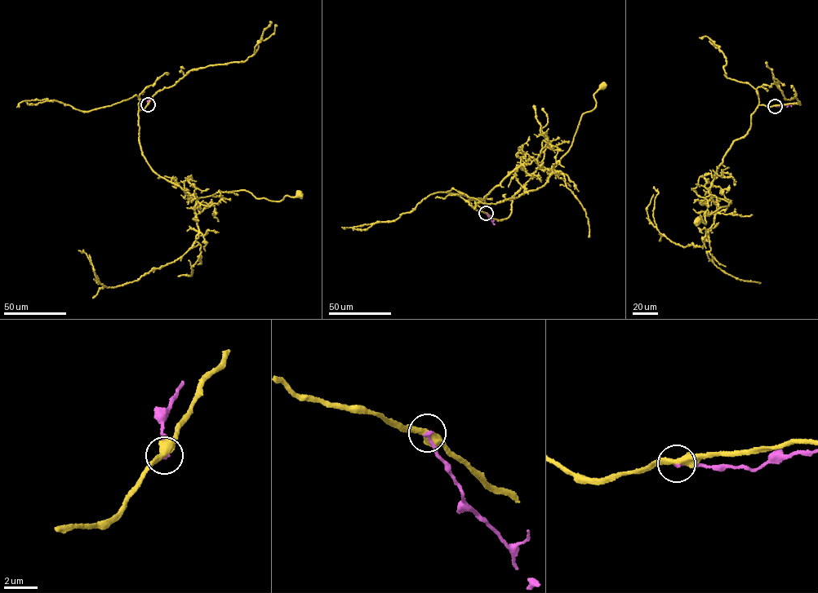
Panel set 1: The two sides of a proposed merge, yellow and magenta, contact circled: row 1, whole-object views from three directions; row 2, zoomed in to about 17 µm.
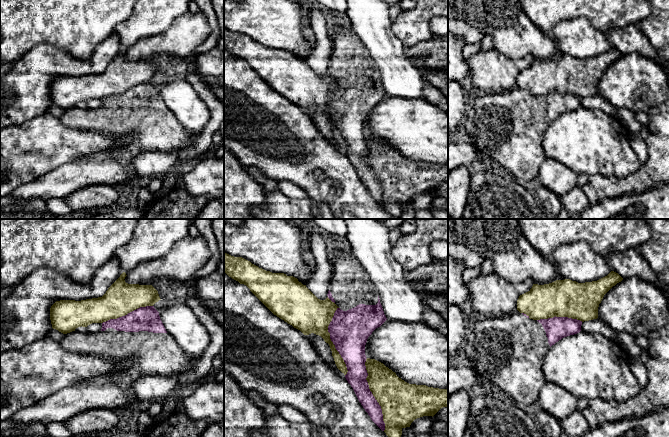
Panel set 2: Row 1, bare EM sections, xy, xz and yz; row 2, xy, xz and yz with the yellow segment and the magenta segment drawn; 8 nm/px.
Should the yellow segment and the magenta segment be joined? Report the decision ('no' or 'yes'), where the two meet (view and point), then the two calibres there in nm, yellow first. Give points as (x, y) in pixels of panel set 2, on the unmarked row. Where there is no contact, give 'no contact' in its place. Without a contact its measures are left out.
no; meets yellow in xz at (372, 169); 340 nm thick on the yellow side, 160 nm on the other

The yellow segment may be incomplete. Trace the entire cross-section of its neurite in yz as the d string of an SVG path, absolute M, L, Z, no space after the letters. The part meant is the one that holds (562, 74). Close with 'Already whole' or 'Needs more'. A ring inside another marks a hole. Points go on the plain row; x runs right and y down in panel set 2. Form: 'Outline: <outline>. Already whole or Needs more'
Outline: M611 47L607 52L592 58L578 59L570 55L556 56L549 60L533 60L532 64L519 72L517 86L530 95L540 96L553 93L568 93L582 98L598 94L598 83L604 71L623 54Z. Already whole

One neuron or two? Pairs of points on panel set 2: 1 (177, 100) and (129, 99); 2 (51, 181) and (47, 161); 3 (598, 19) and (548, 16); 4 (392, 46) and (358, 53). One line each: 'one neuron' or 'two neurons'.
1: two neurons
2: two neurons
3: one neuron
4: two neurons

